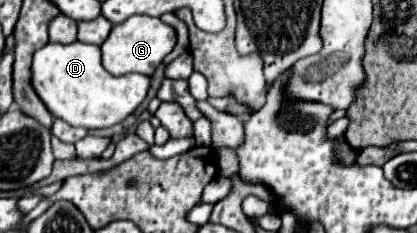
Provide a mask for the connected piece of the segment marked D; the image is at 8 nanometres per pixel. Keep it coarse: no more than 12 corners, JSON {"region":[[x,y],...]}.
{"region":[[46,44],[32,86],[54,118],[108,128],[146,98],[94,44]]}

